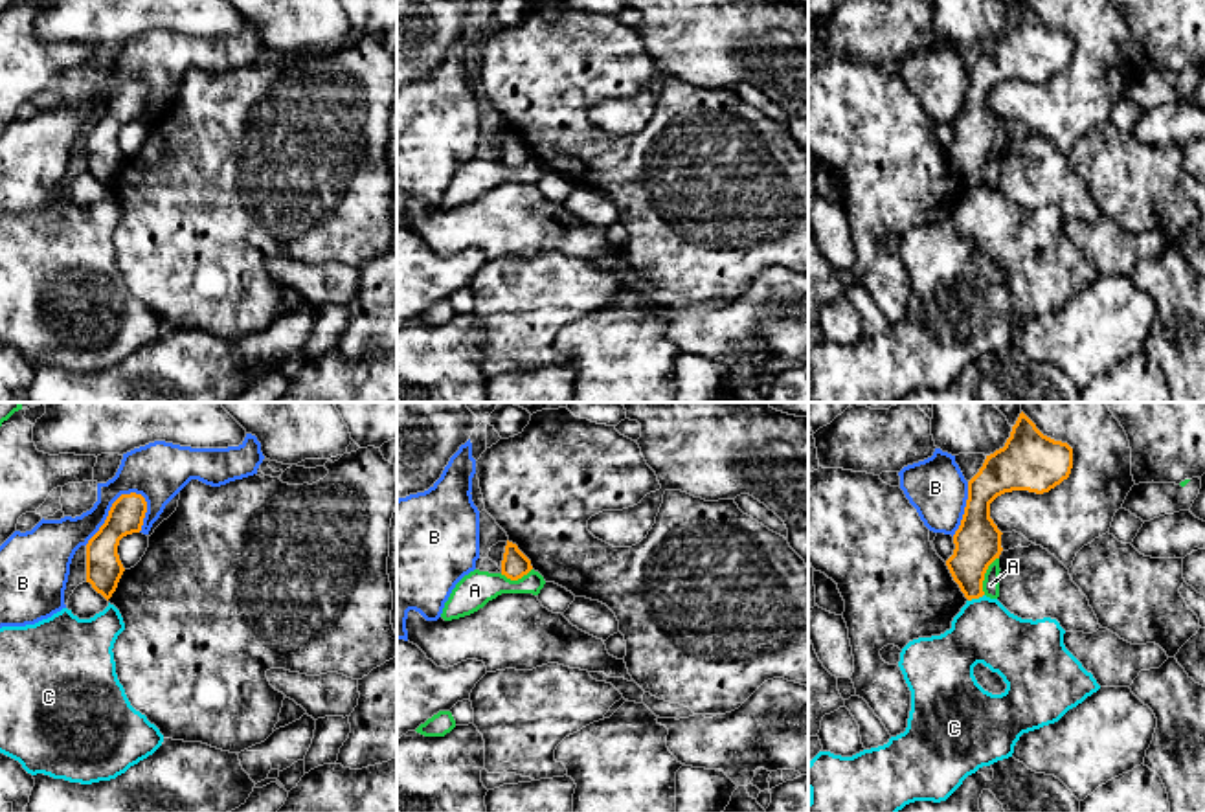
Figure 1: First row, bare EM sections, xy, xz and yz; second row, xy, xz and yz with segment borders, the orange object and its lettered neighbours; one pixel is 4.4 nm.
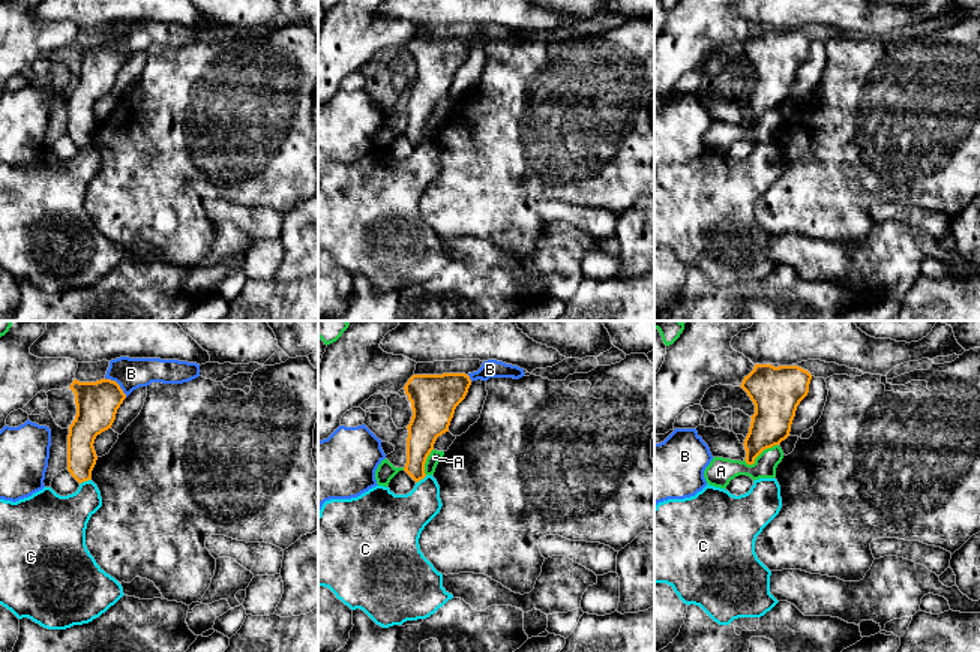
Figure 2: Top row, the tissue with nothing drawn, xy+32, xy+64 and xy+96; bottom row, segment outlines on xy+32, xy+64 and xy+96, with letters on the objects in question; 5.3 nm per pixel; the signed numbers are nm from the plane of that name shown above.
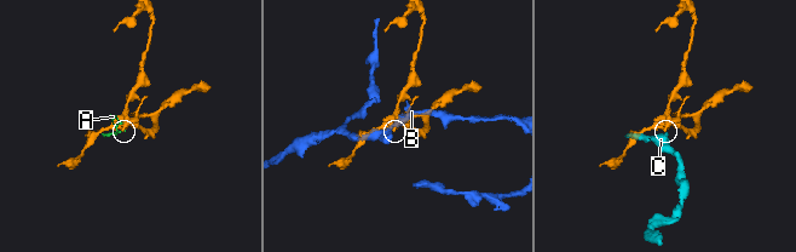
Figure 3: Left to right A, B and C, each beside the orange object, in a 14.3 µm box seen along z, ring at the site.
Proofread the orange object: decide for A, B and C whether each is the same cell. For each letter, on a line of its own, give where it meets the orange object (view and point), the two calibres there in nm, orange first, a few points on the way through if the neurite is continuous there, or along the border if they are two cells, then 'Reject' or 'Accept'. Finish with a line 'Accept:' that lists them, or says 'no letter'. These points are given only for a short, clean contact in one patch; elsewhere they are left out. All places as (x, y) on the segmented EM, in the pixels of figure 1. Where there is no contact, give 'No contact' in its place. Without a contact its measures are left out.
A: Touches orange at yz (983, 575). Thickness 200 nm (orange) against 80 nm. Boundary: yz (998, 557), (985, 574), (983, 594). Reject
B: Touches orange at xy (111, 507). Thickness 160 nm (orange) against 240 nm. Reject
C: Touches orange at yz (976, 597). Thickness 200 nm (orange) against 280 nm. Boundary: yz (983, 594), (968, 601). Reject
Accept: no letter

